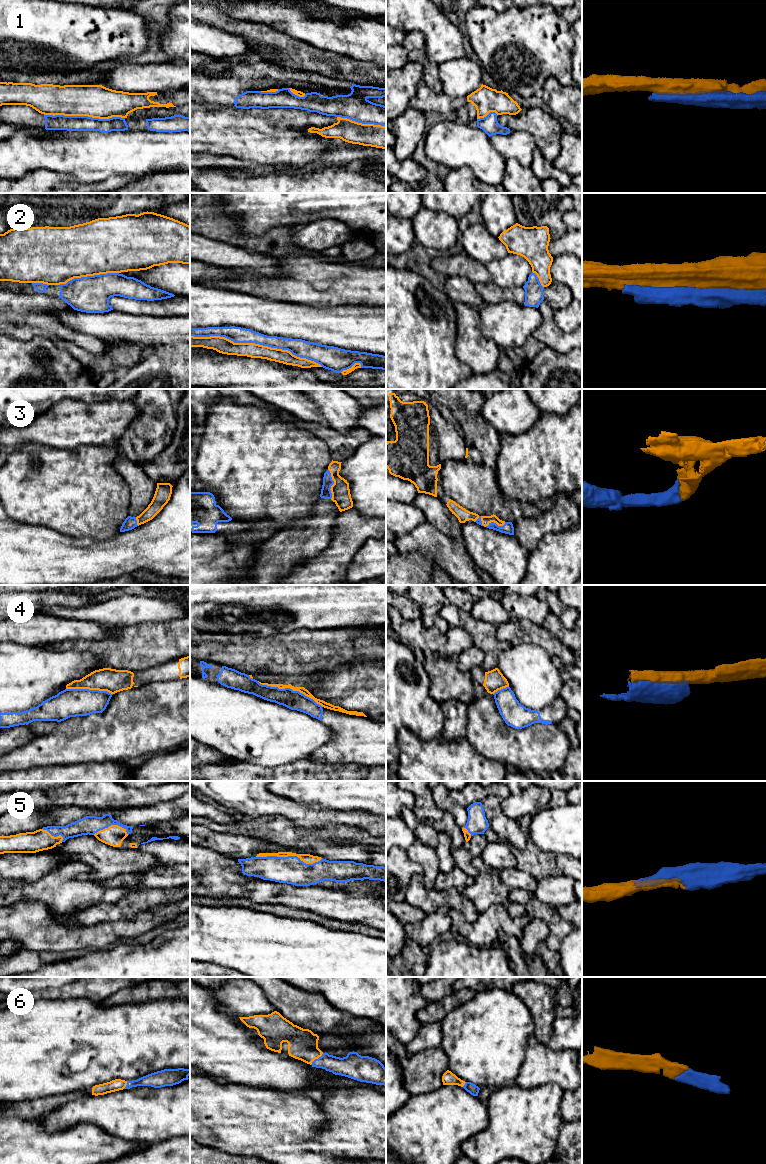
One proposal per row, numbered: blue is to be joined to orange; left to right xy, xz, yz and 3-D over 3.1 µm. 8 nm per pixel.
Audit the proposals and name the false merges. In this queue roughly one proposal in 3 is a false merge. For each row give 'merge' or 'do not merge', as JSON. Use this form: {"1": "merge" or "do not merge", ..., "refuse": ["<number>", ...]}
{"1": "do not merge", "2": "do not merge", "3": "merge", "4": "do not merge", "5": "merge", "6": "merge", "refuse": ["1", "2", "4"]}

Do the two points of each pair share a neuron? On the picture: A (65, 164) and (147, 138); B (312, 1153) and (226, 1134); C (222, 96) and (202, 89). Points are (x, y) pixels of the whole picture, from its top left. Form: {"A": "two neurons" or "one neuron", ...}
{"A": "one neuron", "B": "one neuron", "C": "one neuron"}

